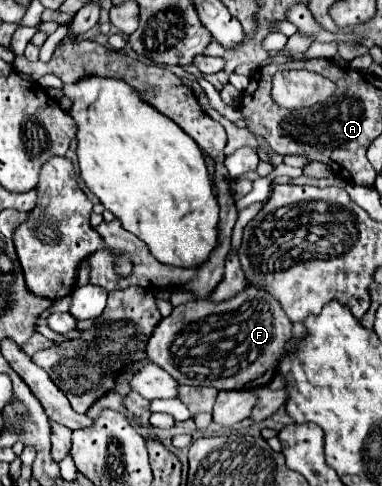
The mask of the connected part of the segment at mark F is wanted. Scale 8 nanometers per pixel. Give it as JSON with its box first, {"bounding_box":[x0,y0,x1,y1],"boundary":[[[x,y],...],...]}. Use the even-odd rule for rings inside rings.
{"bounding_box":[147,284,291,390],"boundary":[[[249,284],[241,294],[223,302],[193,300],[185,306],[177,306],[169,318],[163,318],[163,322],[157,324],[153,338],[149,338],[147,358],[169,372],[179,384],[213,386],[217,390],[255,390],[267,386],[277,376],[277,366],[285,354],[291,326],[281,304],[263,288]]]}

